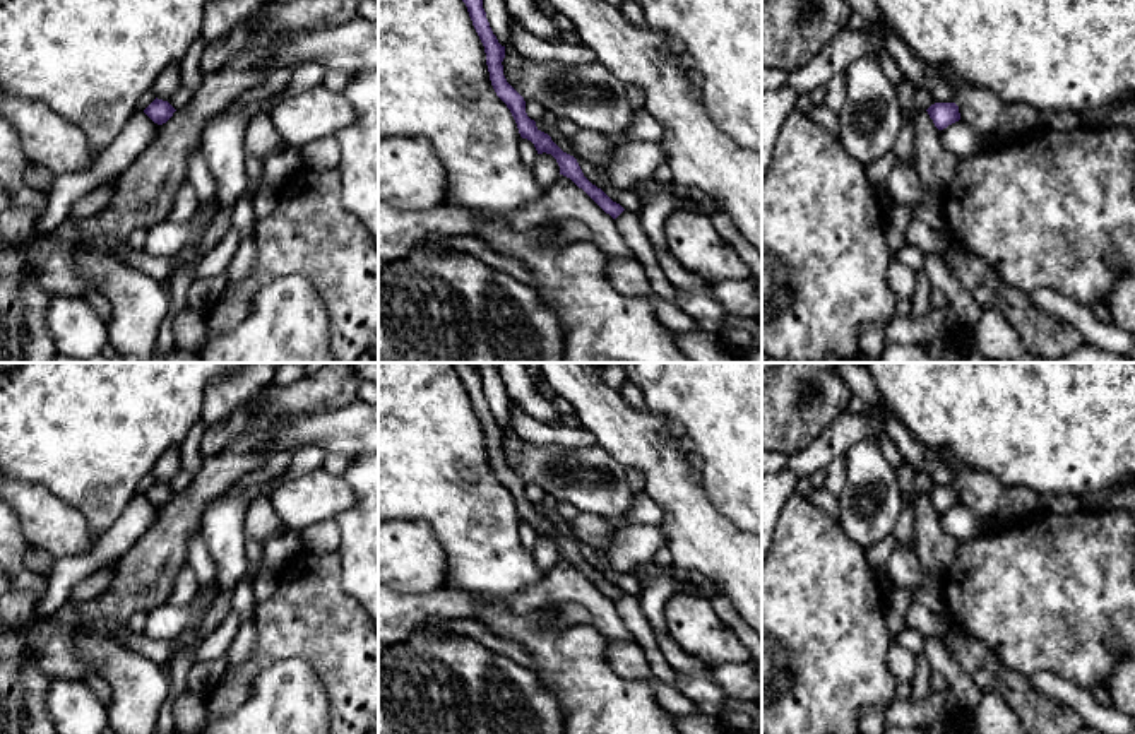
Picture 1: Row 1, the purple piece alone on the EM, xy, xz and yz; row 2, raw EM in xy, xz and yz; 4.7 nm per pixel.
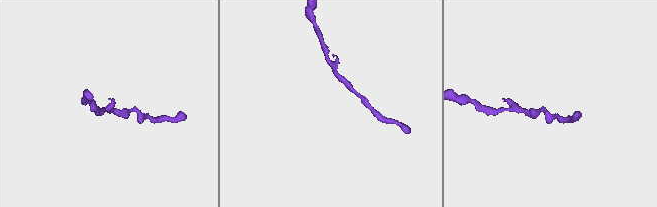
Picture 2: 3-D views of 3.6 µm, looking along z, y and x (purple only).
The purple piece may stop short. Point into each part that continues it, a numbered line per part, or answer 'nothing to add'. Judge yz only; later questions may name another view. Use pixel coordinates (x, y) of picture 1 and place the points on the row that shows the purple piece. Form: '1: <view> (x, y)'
nothing to add

